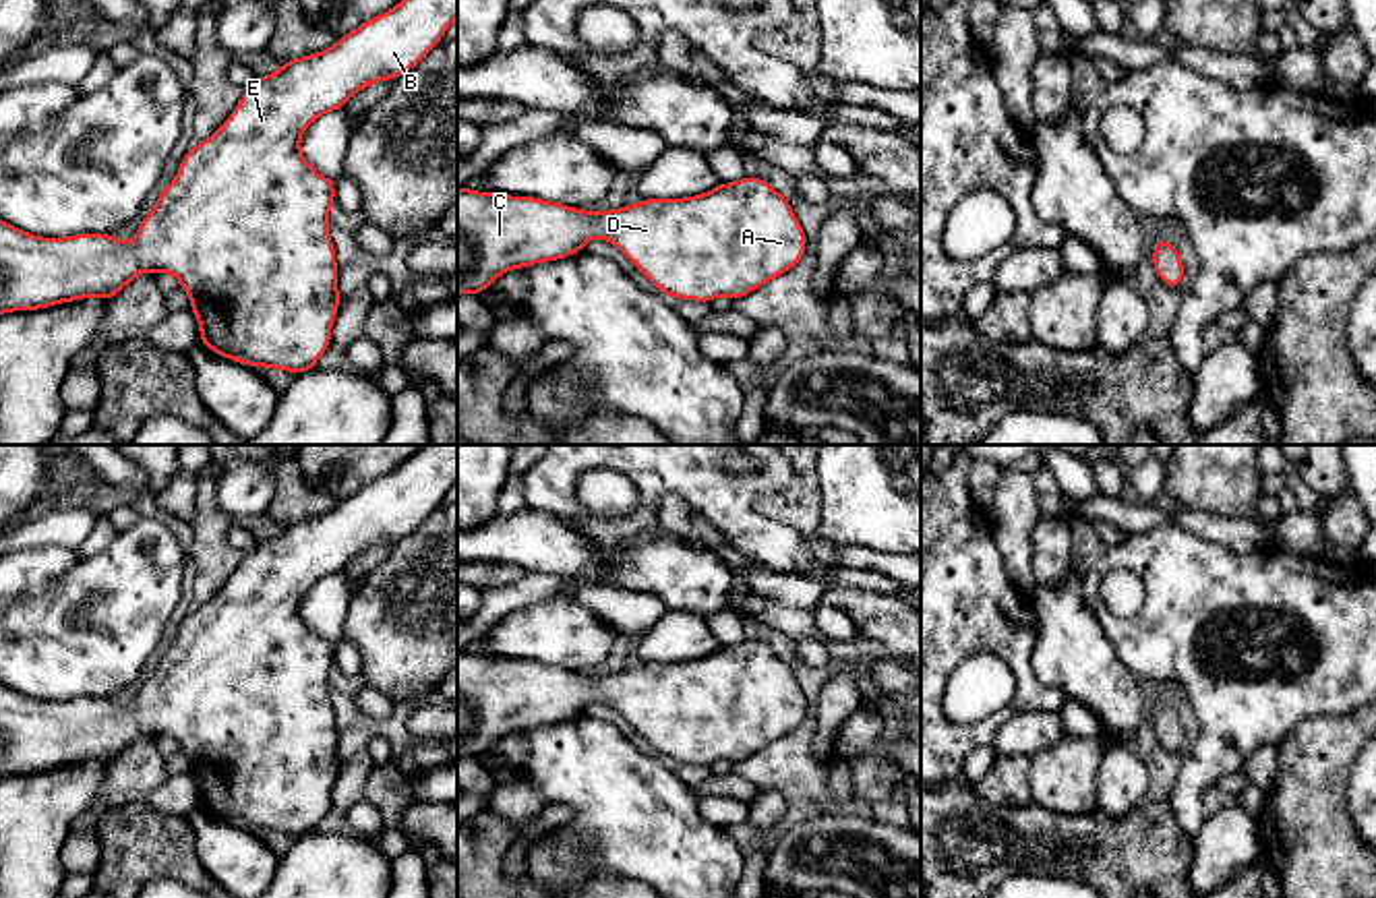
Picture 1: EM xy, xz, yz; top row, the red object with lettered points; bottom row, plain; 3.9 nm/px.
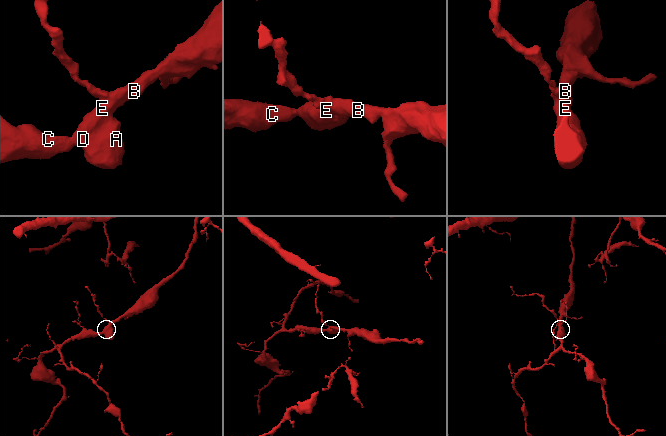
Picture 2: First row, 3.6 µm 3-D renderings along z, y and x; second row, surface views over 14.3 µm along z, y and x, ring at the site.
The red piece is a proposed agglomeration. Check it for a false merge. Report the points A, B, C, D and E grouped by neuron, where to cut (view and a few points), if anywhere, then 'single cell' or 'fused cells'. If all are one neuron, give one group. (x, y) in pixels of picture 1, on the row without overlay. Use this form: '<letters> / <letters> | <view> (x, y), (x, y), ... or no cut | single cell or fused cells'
A B C D E | no cut | single cell

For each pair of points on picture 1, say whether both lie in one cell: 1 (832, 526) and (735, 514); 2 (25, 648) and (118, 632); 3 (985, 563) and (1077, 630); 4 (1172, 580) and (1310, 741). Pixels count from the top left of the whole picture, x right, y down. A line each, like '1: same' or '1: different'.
1: different
2: same
3: different
4: different

